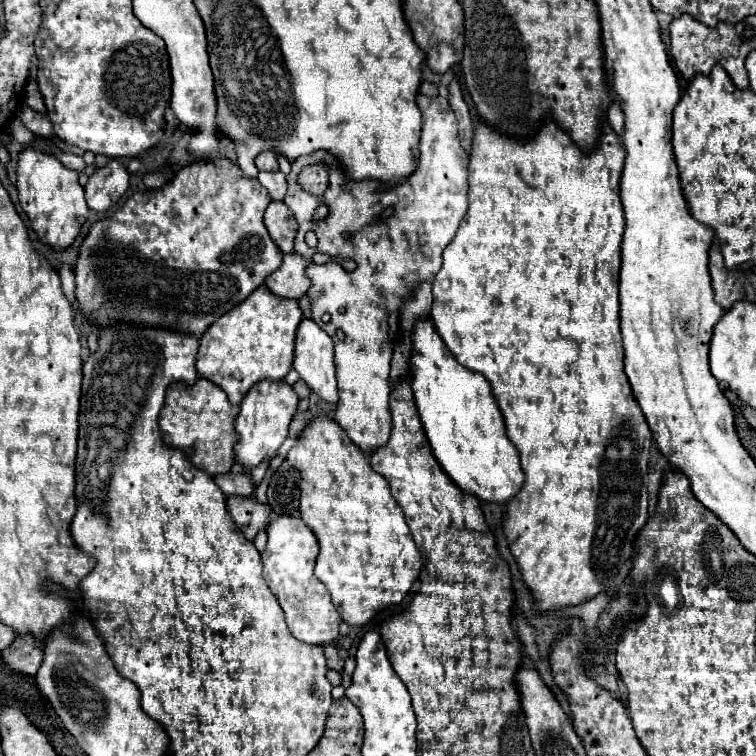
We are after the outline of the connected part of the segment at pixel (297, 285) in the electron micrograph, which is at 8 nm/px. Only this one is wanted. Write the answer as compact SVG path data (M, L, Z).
M288 252L284 254L282 266L274 270L264 284L270 288L272 294L280 298L302 298L310 288L310 280L306 278L306 266L306 258L296 252Z

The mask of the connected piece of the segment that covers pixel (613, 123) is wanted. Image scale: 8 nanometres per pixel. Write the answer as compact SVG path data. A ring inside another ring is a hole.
M615 101L611 104L607 112L607 121L616 133L624 131L624 113L620 107L620 102Z

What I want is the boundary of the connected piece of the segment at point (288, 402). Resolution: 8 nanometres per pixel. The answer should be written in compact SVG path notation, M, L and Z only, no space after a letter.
M282 380L256 382L256 386L252 386L252 390L248 390L248 394L244 396L244 400L240 404L240 414L236 416L236 422L234 422L234 428L240 436L240 440L236 444L236 462L244 464L246 470L250 472L262 460L276 456L278 448L282 446L282 442L288 436L288 426L296 414L298 400L300 398L292 390L292 386L288 386Z

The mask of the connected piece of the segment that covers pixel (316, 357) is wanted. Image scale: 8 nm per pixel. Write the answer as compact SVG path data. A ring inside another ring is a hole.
M302 320L296 334L294 370L326 402L338 402L334 374L334 342L316 326L314 320Z

